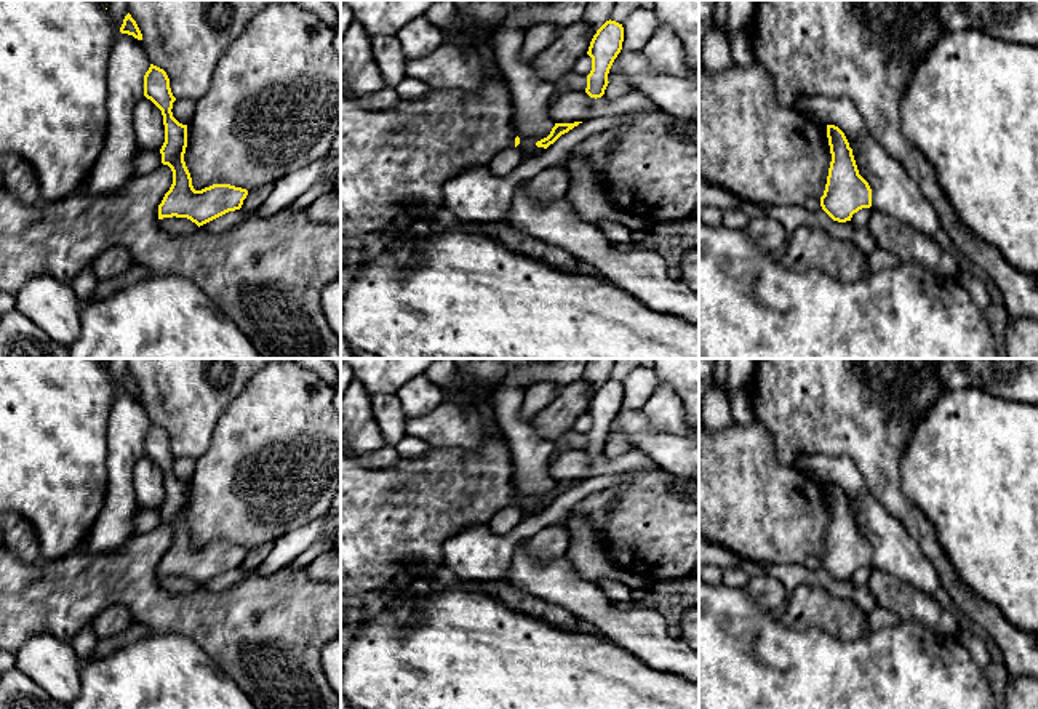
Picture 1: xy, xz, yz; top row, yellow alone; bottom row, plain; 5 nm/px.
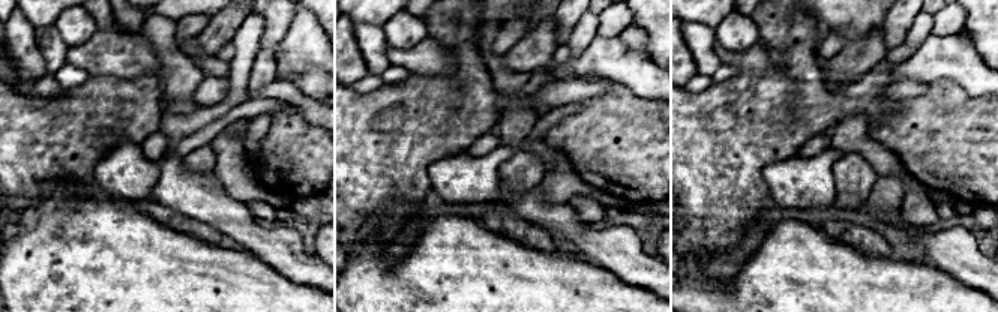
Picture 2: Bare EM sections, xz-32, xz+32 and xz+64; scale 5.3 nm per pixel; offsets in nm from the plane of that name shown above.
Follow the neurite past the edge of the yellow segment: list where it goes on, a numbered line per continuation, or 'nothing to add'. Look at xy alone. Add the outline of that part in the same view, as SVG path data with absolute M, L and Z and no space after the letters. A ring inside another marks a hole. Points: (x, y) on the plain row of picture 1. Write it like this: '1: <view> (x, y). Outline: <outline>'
nothing to add

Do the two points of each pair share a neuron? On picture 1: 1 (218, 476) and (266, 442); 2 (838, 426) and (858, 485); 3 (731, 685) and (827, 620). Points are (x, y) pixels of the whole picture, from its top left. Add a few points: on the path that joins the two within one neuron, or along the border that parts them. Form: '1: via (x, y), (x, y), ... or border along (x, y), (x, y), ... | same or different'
1: via (229, 476), (255, 453) | same
2: border along (810, 458), (848, 456), (867, 487) | different
3: border along (798, 628), (821, 628), (838, 639), (853, 640) | different

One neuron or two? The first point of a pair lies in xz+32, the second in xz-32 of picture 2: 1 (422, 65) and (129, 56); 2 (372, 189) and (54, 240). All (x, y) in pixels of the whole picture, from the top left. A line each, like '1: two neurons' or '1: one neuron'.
1: one neuron
2: two neurons

